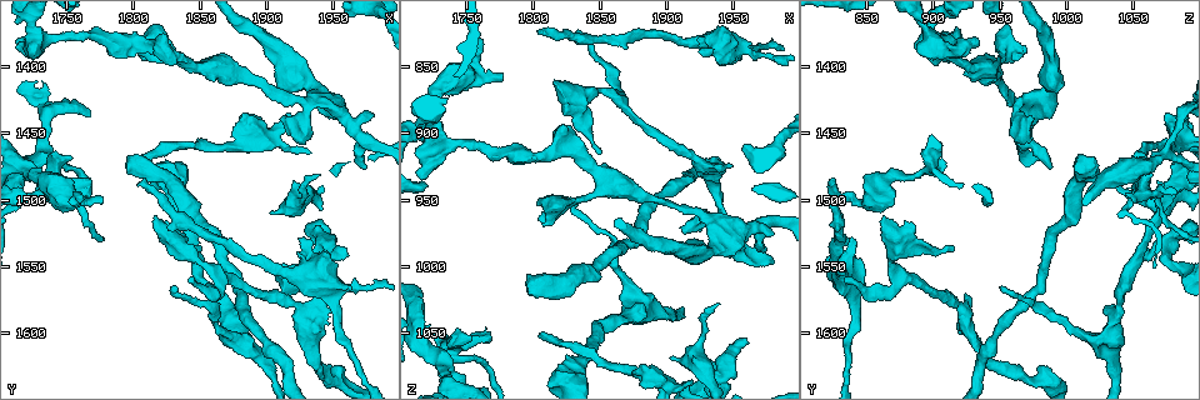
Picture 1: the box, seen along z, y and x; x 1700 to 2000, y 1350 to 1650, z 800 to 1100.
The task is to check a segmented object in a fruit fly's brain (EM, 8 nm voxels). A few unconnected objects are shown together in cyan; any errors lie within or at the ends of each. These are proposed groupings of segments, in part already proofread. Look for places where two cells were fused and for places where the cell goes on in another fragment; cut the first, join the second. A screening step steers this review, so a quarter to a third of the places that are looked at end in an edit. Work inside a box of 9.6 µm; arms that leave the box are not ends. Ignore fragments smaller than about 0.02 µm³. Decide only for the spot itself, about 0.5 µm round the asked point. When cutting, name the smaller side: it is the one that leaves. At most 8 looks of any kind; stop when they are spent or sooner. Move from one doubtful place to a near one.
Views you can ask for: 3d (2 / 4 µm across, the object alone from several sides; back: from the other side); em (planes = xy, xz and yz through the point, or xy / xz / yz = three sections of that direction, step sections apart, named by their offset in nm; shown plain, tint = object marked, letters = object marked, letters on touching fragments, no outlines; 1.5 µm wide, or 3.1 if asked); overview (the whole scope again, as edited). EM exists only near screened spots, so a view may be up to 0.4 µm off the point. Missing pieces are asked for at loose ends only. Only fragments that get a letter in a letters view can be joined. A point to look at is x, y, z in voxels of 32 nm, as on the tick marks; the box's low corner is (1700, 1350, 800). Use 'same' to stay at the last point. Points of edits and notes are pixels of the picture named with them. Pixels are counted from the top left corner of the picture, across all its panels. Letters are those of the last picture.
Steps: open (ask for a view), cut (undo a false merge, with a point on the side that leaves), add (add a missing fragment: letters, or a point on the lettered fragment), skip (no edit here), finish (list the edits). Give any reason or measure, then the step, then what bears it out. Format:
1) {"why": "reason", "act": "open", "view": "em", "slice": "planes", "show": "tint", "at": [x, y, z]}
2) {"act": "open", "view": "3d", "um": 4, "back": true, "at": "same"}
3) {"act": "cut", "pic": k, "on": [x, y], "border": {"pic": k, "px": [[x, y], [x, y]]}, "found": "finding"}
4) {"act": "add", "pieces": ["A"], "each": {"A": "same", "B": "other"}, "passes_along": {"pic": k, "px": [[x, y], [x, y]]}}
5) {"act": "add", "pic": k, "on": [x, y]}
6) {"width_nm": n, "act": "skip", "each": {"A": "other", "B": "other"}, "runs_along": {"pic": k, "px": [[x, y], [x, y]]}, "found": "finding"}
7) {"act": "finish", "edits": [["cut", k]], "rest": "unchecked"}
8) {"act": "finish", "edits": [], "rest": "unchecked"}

{"why": "free end", "act": "open", "view": "em", "slice": "xy", "step": 8, "show": "tint", "at": [1926, 1458, 972]}

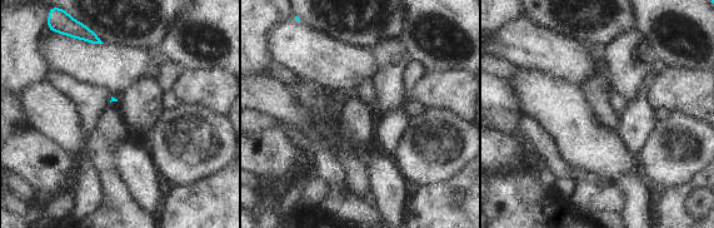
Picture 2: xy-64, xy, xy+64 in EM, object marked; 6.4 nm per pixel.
{"act": "open", "view": "em", "slice": "planes", "show": "letters", "at": "same"}

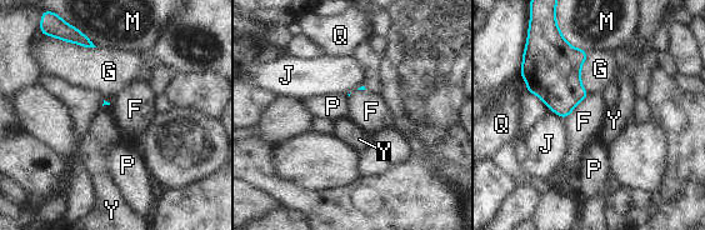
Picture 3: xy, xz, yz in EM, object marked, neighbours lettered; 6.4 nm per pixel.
{"act": "skip", "each": {"F": "other", "G": "other", "J": "other", "M": "other", "P": "other", "Q": "other", "Y": "other"}, "found": "no lettered fragment goes on from it"}

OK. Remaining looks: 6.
{"act": "open", "view": "em", "slice": "yz", "step": 4, "show": "tint", "at": [1834, 1392, 914]}

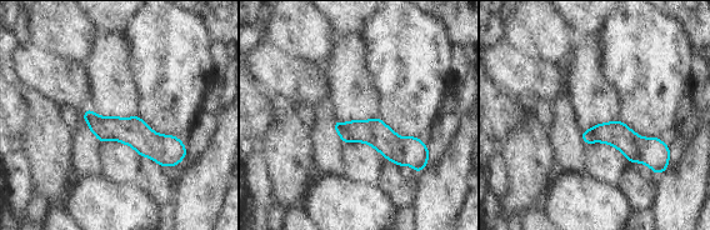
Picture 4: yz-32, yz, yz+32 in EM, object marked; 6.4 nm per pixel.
{"act": "open", "view": "em", "slice": "yz", "step": 4, "show": "letters", "at": "same"}

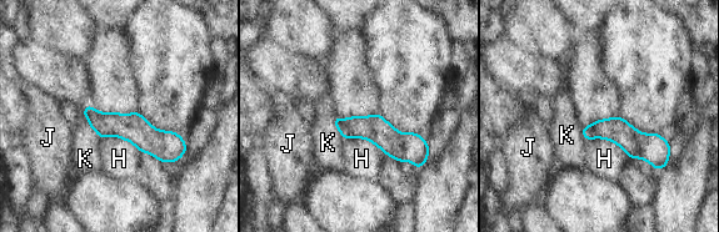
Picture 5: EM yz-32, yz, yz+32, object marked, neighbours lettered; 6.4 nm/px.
{"act": "skip", "each": {"H": "other", "J": "other", "K": "other"}, "border": {"pic": 5, "px": [[587, 140], [612, 140], [628, 156]]}, "found": "continuous, no second cell"}

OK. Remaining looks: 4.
{"why": "branch stops here", "act": "open", "view": "em", "slice": "yz", "step": 4, "show": "letters", "at": [1726, 1388, 886]}

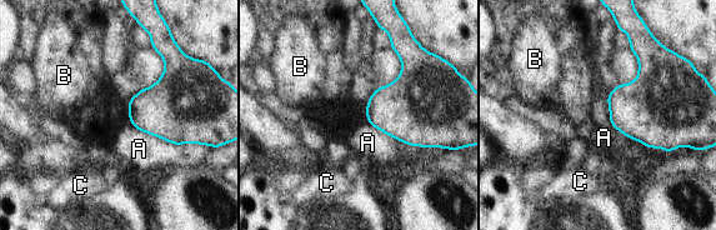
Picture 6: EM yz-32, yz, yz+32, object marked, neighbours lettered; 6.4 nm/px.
{"why": "another direction", "act": "open", "view": "em", "slice": "planes", "show": "letters", "at": "same"}

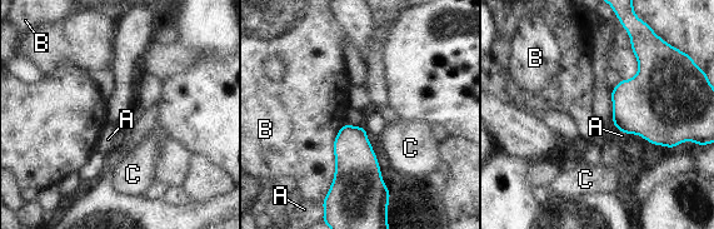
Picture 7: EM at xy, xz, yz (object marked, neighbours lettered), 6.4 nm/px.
{"width_nm": 160, "act": "skip", "each": {"A": "other", "B": "other", "C": "other"}, "border": {"pic": 7, "px": [[613, 123], [625, 133]]}, "found": "none of them fits"}

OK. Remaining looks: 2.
{"act": "finish", "edits": [], "rest": "unchecked"}

